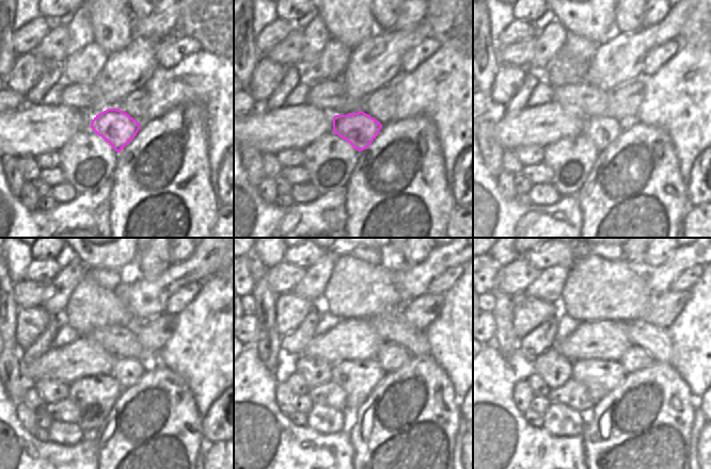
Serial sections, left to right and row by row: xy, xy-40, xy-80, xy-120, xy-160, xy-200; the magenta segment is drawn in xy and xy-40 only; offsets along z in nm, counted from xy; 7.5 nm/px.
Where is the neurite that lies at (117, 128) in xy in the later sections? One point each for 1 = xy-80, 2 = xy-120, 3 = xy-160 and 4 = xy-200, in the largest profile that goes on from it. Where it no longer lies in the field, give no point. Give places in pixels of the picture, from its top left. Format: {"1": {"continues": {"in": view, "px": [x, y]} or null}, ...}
{"1": {"continues": {"in": "xy-80", "px": [601, 131]}}, "2": {"continues": {"in": "xy-120", "px": [127, 371]}}, "3": {"continues": {"in": "xy-160", "px": [391, 357]}}, "4": {"continues": {"in": "xy-200", "px": [635, 358]}}}

